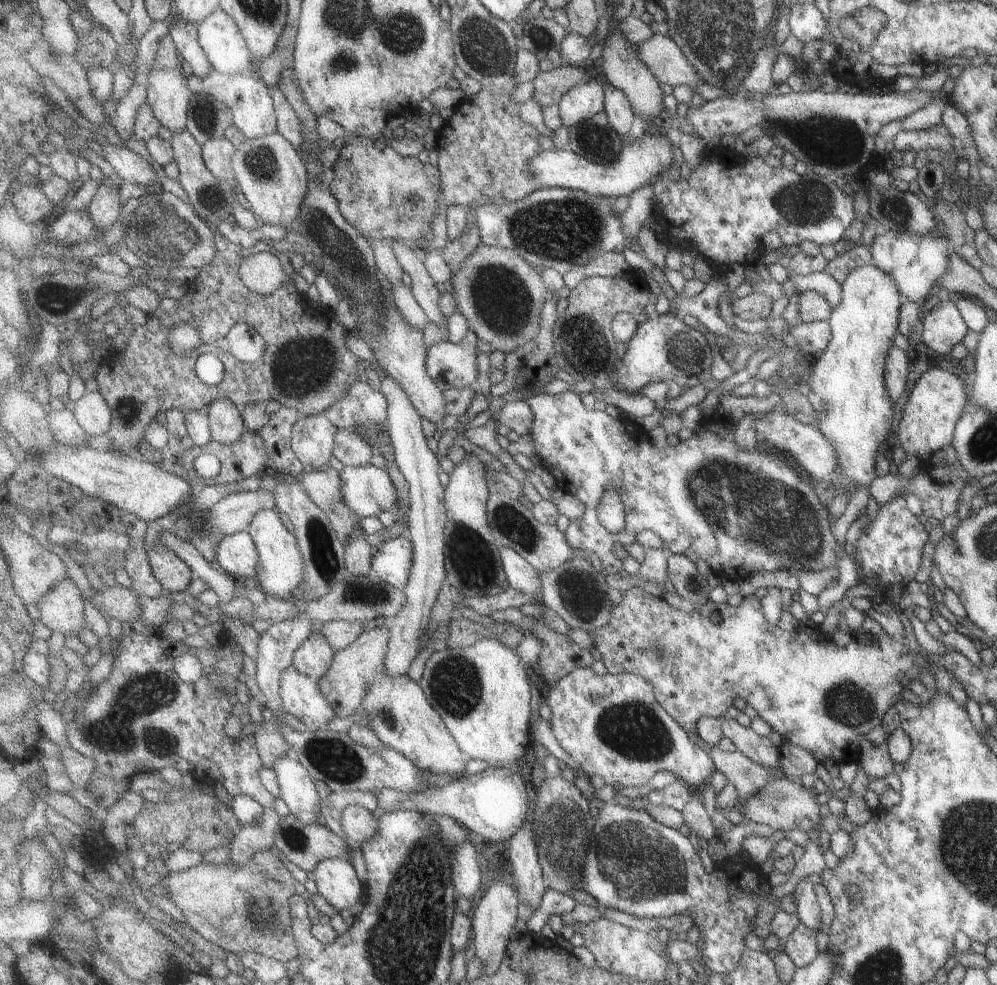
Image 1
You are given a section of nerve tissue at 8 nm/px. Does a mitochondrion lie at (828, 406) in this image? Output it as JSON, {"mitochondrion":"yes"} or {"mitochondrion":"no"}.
{"mitochondrion":"yes"}

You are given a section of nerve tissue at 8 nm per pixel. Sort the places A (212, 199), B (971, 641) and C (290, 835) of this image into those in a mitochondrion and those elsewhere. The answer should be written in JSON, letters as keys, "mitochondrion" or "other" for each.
{"A":"mitochondrion","B":"other","C":"mitochondrion"}

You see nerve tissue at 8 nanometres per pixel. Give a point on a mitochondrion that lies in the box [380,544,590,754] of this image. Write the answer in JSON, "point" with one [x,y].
{"point":[455,685]}

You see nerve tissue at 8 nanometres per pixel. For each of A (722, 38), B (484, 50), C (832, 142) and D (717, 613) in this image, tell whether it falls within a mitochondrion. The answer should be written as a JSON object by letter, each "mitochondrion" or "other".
{"A":"mitochondrion","B":"mitochondrion","C":"mitochondrion","D":"other"}

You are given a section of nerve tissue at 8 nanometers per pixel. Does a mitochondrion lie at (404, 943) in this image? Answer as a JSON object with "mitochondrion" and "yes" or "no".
{"mitochondrion":"yes"}

